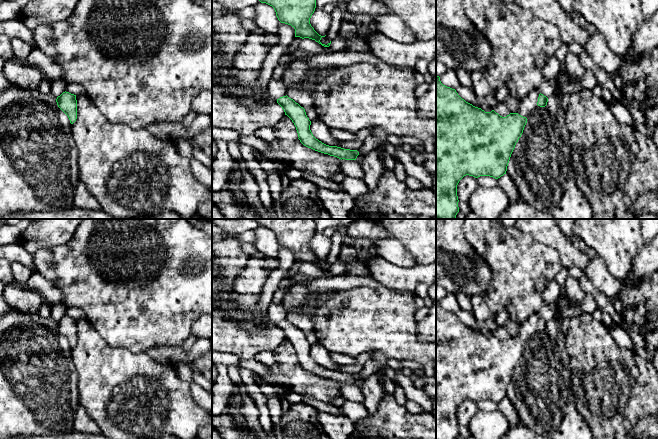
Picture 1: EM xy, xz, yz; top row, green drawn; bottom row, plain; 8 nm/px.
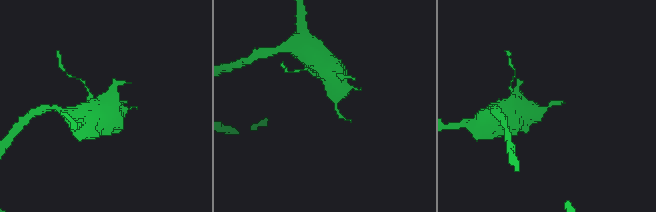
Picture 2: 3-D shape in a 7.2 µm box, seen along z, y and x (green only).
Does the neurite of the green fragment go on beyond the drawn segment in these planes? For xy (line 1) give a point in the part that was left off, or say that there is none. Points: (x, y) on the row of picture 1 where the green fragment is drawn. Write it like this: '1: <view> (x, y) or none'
1: none

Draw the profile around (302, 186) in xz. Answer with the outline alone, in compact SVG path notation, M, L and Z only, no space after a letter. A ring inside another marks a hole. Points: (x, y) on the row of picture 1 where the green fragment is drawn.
M302 178L299 180L292 181L289 184L289 187L293 189L297 194L302 194L305 197L319 200L318 199L319 187L316 184L312 183L311 181Z

